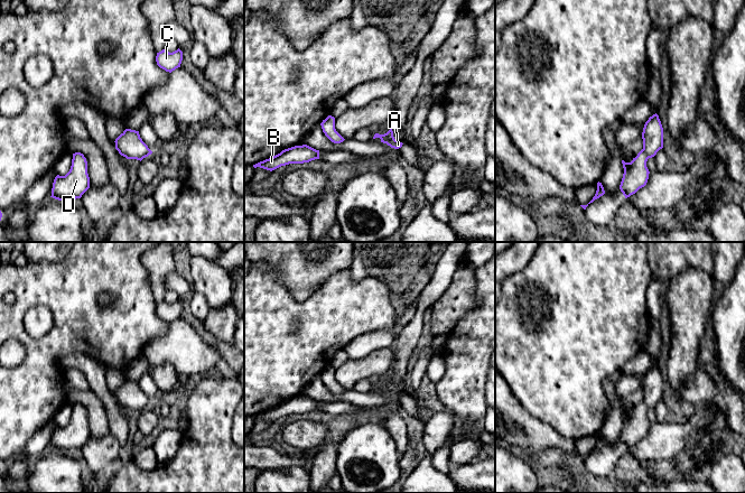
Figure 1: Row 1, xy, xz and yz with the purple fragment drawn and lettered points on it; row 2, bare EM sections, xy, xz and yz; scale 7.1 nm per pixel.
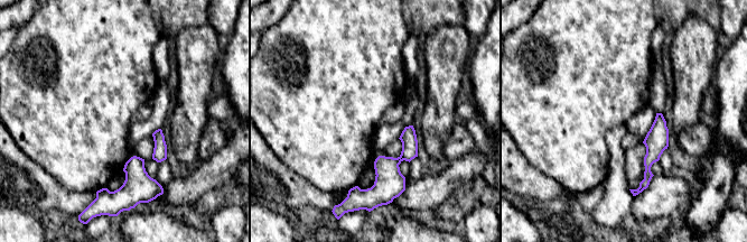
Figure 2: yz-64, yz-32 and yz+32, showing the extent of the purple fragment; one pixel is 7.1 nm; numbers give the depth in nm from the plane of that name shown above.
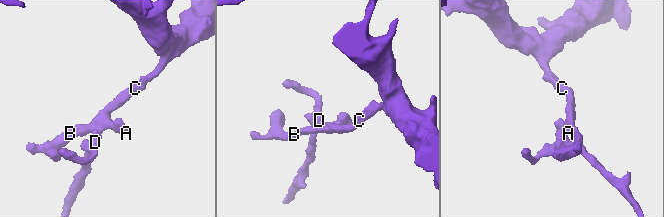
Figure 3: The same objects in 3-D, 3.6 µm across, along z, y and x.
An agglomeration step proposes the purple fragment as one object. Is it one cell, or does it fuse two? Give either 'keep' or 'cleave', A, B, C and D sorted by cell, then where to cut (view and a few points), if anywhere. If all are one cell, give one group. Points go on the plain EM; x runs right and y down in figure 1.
keep; groups A B C D; cut none

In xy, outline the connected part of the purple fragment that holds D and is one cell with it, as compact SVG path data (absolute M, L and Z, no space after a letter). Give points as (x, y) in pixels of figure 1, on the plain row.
M73 404L72 417L65 427L57 426L53 434L52 447L58 452L76 450L90 439L87 412L83 404Z

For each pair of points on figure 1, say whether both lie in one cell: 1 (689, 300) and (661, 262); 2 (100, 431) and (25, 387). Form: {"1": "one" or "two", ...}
{"1": "two", "2": "two"}

